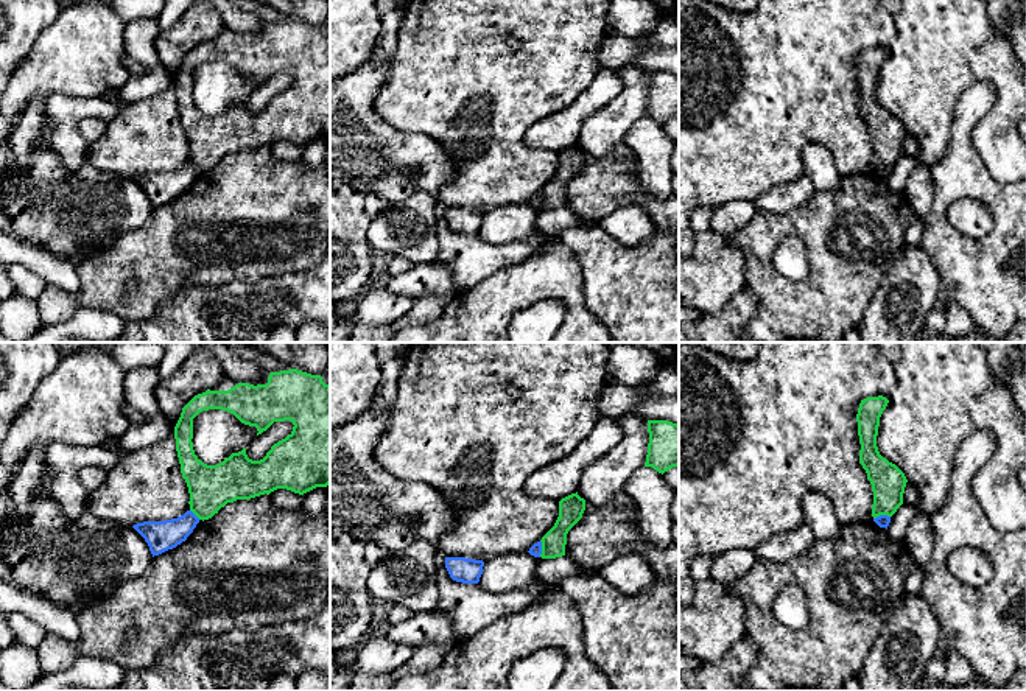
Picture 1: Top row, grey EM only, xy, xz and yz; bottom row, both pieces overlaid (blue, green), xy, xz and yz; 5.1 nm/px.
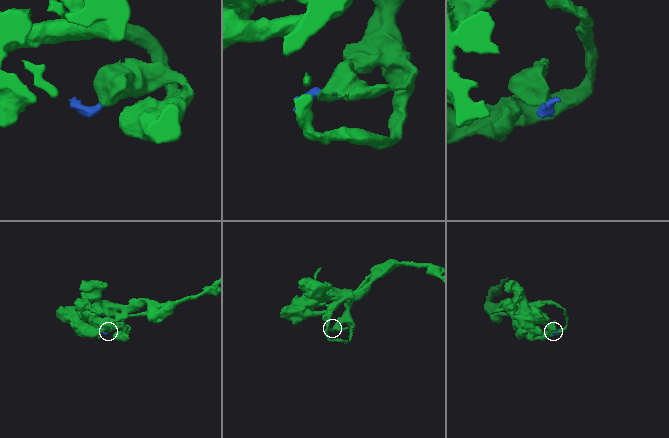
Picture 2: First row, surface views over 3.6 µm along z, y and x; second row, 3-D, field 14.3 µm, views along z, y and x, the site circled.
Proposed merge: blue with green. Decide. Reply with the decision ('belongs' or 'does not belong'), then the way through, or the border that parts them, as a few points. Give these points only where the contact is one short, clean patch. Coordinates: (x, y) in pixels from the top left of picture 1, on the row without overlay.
does not belong; border yz (889, 167), (877, 167), (874, 170)

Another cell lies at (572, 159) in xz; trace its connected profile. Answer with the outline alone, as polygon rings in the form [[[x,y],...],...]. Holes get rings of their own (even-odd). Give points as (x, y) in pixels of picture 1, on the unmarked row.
[[[571,145],[559,153],[559,168],[554,177],[542,188],[542,210],[565,207],[567,185],[582,170],[585,151]]]

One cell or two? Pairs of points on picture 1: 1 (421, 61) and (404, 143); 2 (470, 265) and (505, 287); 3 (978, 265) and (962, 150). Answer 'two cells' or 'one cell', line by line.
1: two cells
2: two cells
3: one cell

